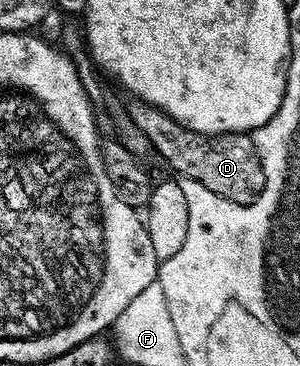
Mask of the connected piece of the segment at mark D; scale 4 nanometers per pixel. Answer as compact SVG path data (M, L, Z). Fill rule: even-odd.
M132 100L127 103L129 118L138 126L138 132L145 134L151 149L160 153L160 158L172 170L177 170L180 178L198 180L201 191L209 195L225 198L246 206L254 202L264 192L264 169L260 163L260 153L252 143L251 133L203 134L186 128L166 112L149 102Z

